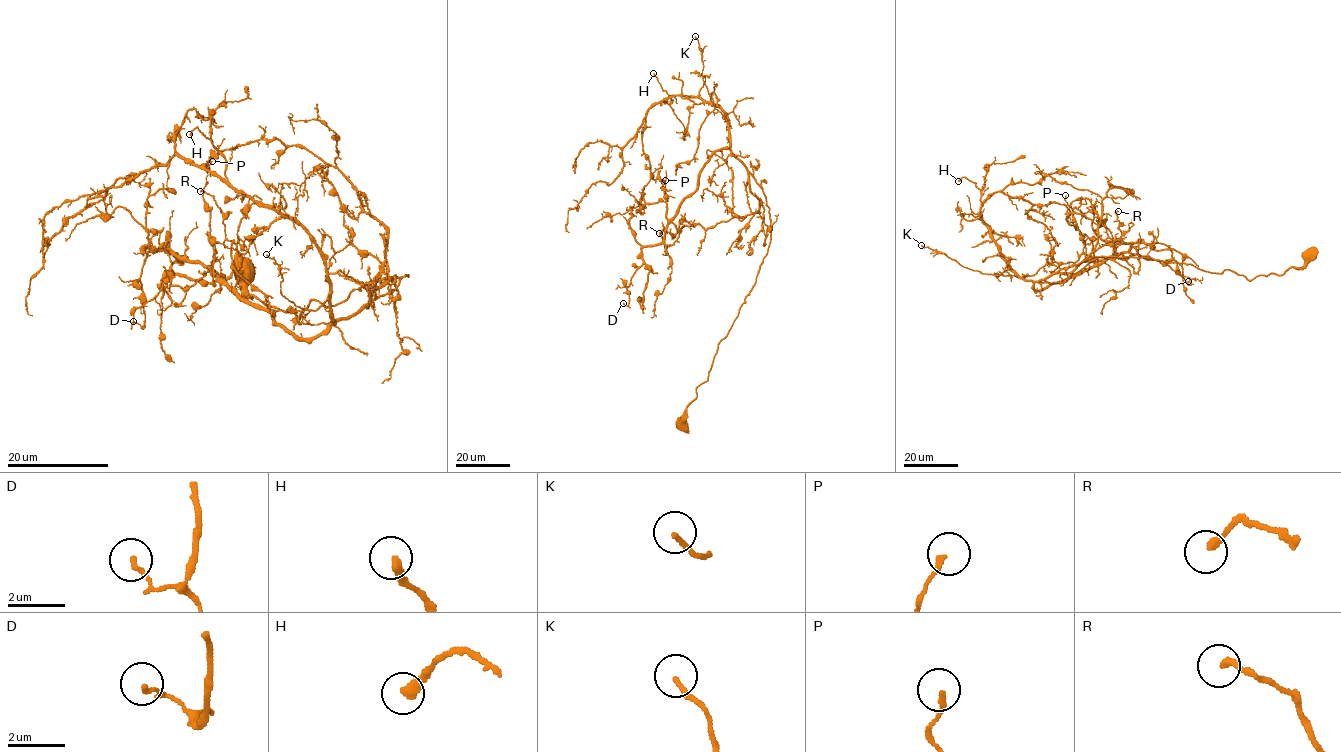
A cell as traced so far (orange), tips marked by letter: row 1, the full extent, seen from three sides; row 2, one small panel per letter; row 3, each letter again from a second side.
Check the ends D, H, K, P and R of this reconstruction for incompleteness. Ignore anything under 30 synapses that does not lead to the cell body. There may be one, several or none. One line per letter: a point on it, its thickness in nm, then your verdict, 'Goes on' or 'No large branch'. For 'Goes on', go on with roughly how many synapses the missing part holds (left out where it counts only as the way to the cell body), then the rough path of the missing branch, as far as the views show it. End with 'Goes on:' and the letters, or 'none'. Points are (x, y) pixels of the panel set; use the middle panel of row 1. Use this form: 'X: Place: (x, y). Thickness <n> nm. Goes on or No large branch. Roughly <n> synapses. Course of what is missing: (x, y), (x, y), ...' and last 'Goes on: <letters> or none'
D: Place: (623, 303). Thickness 140 nm. No large branch
H: Place: (653, 73). Thickness 340 nm. No large branch
K: Place: (695, 36). Thickness 170 nm. No large branch
P: Place: (665, 180). Thickness 180 nm. No large branch
R: Place: (659, 233). Thickness 240 nm. No large branch
Goes on: none

